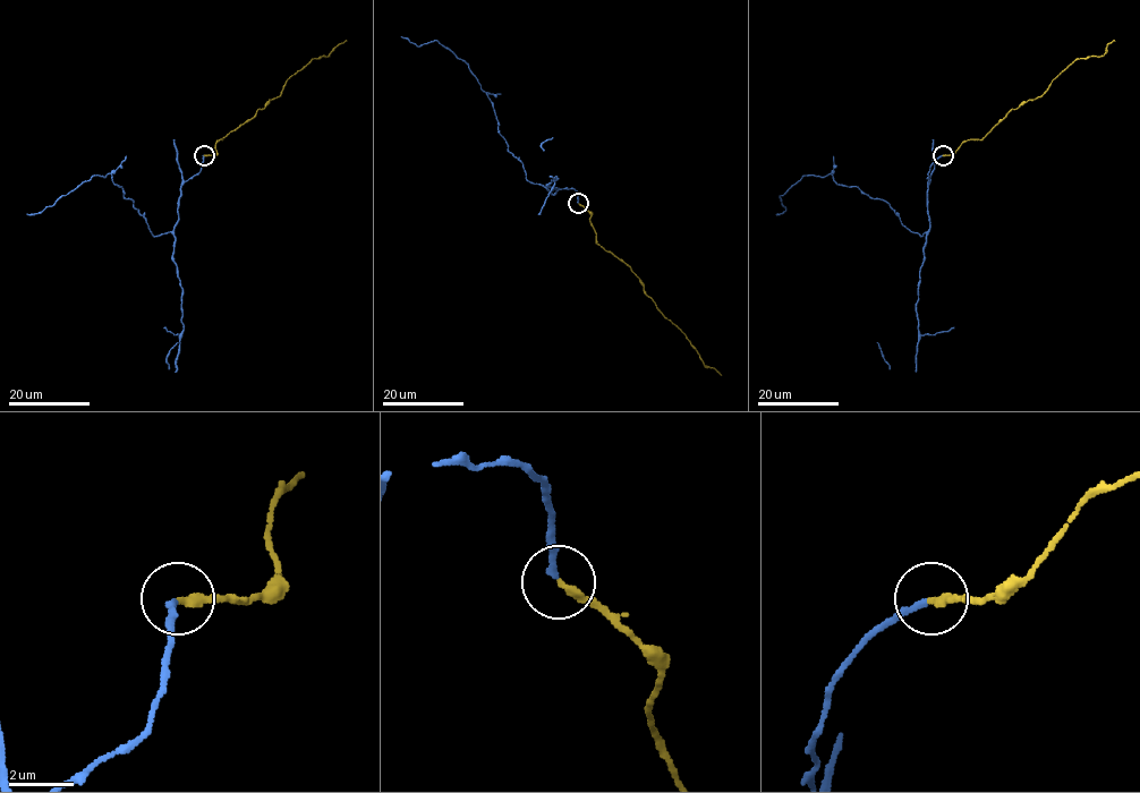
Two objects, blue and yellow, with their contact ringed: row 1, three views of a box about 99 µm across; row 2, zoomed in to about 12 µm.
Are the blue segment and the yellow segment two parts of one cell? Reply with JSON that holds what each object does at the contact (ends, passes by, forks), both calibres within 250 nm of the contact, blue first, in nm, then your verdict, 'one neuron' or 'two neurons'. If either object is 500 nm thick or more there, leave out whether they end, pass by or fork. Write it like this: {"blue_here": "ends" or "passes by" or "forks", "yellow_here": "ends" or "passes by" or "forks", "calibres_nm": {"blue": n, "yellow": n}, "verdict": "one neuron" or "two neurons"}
{"blue_here": "ends", "yellow_here": "ends", "calibres_nm": {"blue": 200, "yellow": 240}, "verdict": "one neuron"}

